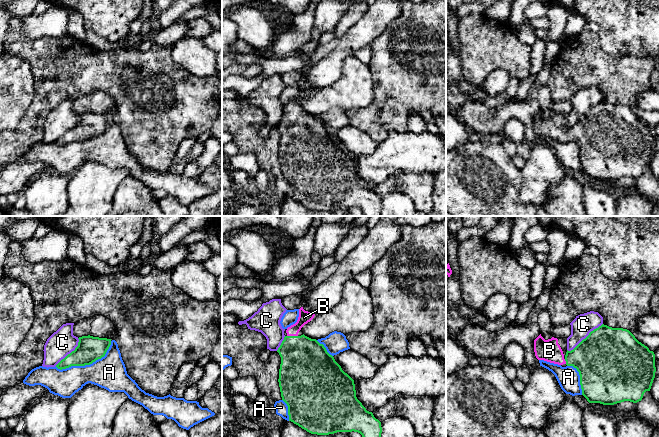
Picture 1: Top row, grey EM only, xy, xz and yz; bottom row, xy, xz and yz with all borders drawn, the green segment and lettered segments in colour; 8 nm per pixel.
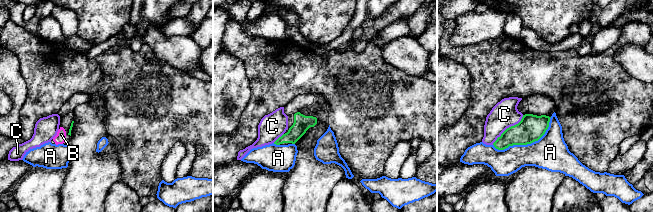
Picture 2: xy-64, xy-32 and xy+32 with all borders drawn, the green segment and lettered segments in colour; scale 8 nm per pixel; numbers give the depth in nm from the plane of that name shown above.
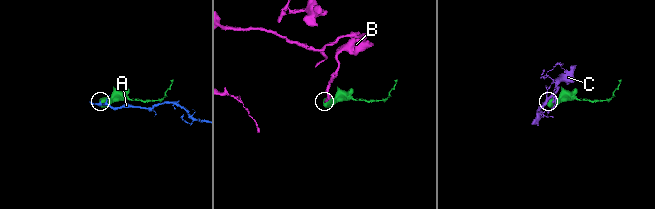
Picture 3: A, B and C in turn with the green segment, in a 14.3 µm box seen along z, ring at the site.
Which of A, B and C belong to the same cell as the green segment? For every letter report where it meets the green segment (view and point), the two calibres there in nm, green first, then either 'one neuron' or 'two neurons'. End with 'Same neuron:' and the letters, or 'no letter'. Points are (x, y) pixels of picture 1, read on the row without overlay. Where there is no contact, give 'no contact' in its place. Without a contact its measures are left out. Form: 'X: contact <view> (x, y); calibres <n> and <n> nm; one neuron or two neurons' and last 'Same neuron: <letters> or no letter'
A: contact xy (86, 140); calibres 200 and 260 nm; two neurons
B: contact xz (292, 112); calibres 400 and 100 nm; one neuron
C: contact yz (585, 114); calibres 500 and 170 nm; two neurons
Same neuron: B

